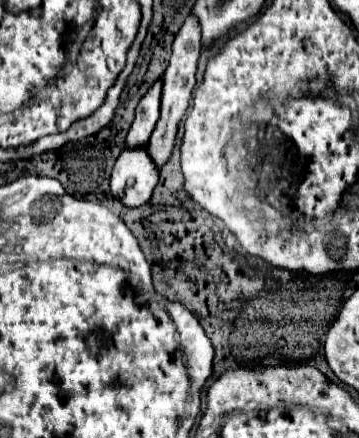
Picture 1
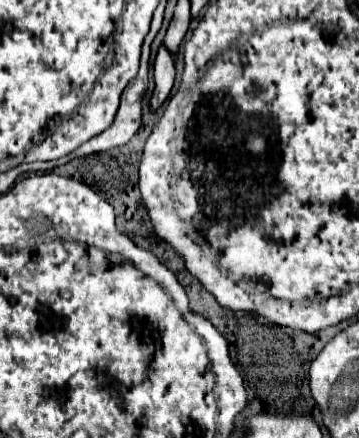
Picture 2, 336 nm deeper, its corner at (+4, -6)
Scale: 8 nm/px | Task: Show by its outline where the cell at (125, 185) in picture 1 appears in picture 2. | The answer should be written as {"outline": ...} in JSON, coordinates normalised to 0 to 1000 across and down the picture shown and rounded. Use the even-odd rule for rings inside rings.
{"outline":[[[454,105],[437,123],[426,169],[432,169],[432,205],[421,215],[415,242],[421,242],[421,251],[437,251],[465,228],[465,219],[482,201],[482,183],[487,183],[487,137],[476,132],[476,123]]]}

